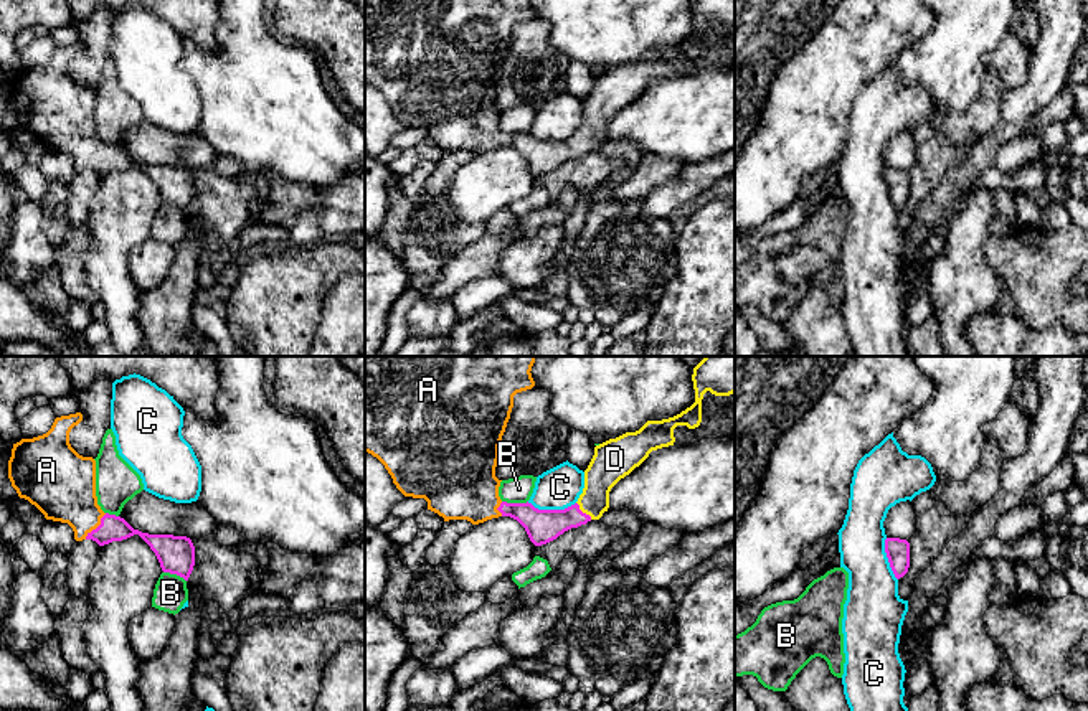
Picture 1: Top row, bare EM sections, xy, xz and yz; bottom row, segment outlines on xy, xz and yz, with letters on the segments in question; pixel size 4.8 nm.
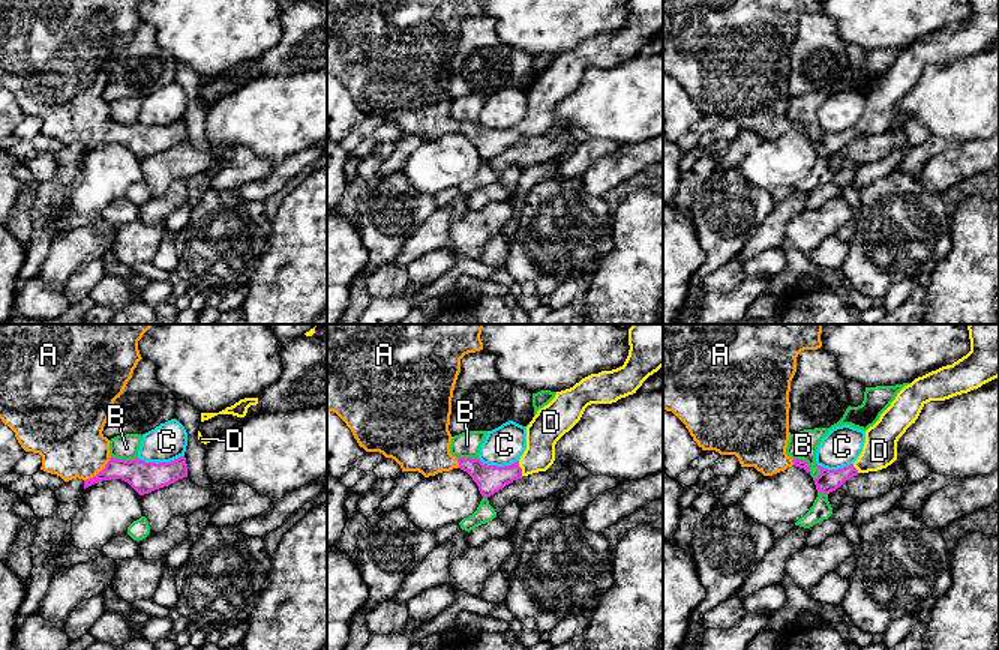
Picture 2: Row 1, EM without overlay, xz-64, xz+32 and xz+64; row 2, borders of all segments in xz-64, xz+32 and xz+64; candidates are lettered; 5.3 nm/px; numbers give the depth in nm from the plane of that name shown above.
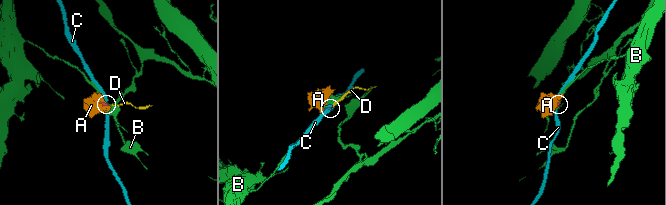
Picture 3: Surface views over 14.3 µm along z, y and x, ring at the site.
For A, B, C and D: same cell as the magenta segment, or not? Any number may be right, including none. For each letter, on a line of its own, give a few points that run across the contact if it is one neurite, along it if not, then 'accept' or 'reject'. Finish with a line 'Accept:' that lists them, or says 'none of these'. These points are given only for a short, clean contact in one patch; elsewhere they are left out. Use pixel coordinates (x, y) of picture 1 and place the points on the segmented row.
A: accept
B: reject
C: xz (527, 502), (539, 508), (567, 508), (575, 503) | reject
D: xz (542, 527), (581, 512), (595, 499), (606, 467) | accept
Accept: A, D

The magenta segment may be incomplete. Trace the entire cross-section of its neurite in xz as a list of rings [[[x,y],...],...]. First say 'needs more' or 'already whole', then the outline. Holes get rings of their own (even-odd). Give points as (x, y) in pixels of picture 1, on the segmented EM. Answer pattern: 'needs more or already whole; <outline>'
needs more; [[[365,356],[365,452],[376,457],[393,478],[393,483],[404,497],[424,498],[428,510],[449,520],[467,520],[472,525],[499,516],[517,520],[535,546],[546,544],[571,528],[599,520],[609,508],[611,488],[652,450],[674,445],[674,429],[687,426],[695,429],[702,422],[702,399],[707,391],[715,396],[735,393],[735,356],[705,356],[692,374],[695,403],[680,414],[647,421],[639,431],[626,432],[594,447],[594,455],[584,470],[584,488],[578,501],[565,510],[538,510],[532,503],[507,503],[499,497],[500,482],[495,477],[499,445],[505,432],[513,396],[532,389],[532,366],[537,356]]]

